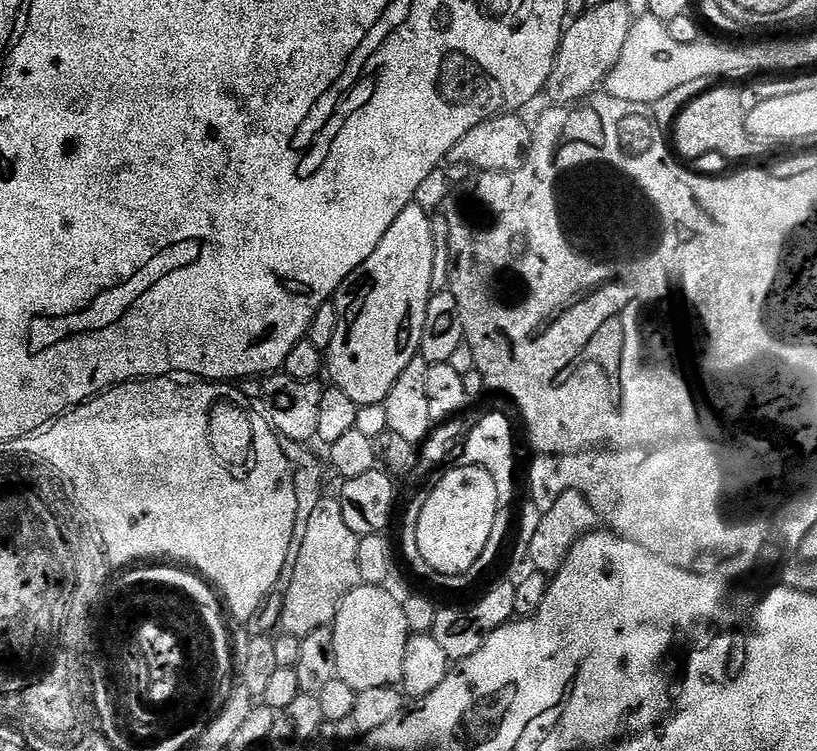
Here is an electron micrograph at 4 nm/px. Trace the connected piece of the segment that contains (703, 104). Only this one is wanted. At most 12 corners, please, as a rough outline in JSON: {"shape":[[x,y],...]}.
{"shape":[[709,87],[676,119],[685,161],[740,162],[735,87]]}

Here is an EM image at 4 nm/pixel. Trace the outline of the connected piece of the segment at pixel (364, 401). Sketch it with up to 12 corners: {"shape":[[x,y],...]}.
{"shape":[[415,202],[335,297],[331,383],[383,404],[419,353],[436,228]]}

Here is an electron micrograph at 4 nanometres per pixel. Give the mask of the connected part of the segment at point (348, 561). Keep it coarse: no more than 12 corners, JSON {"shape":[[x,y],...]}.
{"shape":[[339,499],[314,506],[283,585],[283,635],[331,625],[362,583]]}

